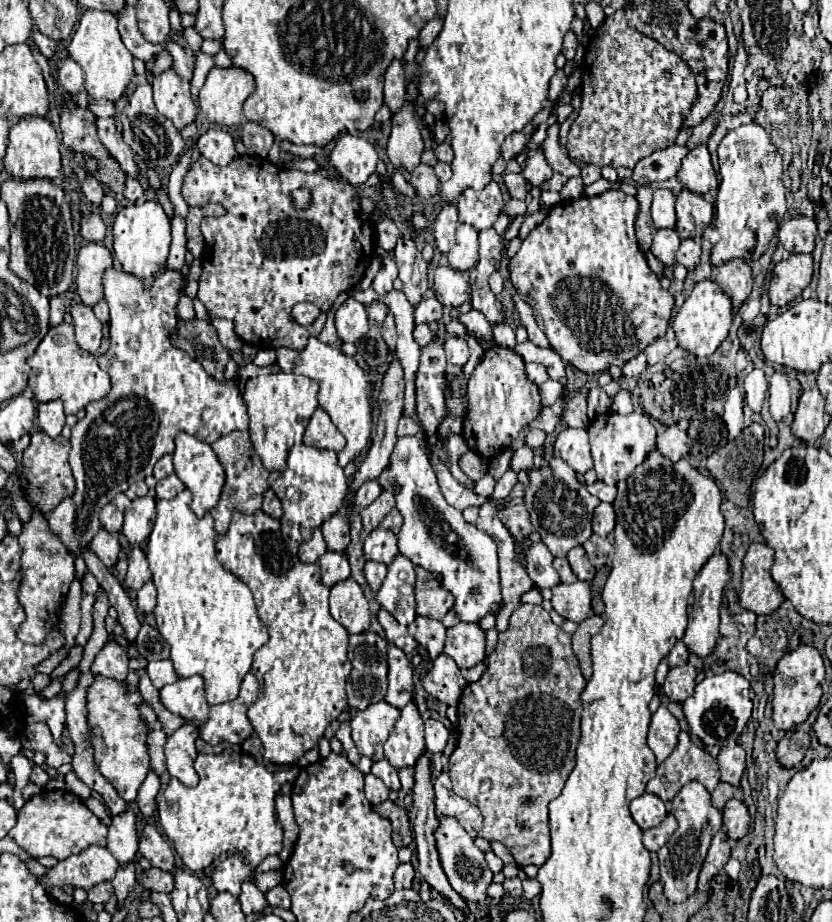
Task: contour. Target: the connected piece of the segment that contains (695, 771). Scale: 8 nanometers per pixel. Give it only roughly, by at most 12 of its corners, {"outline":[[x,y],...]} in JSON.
{"outline":[[680,732],[676,752],[646,784],[666,802],[692,780],[714,792],[716,758]]}

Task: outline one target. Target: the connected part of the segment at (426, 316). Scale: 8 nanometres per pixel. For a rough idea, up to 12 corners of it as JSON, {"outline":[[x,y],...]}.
{"outline":[[438,298],[422,300],[414,310],[416,324],[442,318]]}

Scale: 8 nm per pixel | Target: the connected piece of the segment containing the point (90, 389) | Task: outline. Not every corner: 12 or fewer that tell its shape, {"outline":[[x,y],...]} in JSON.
{"outline":[[48,330],[28,385],[38,402],[76,414],[110,392],[110,378],[74,340]]}

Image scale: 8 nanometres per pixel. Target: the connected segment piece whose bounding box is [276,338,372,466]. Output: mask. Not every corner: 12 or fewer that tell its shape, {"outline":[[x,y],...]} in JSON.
{"outline":[[310,338],[276,348],[282,372],[318,382],[320,406],[344,434],[338,464],[370,440],[365,372],[352,356]]}

